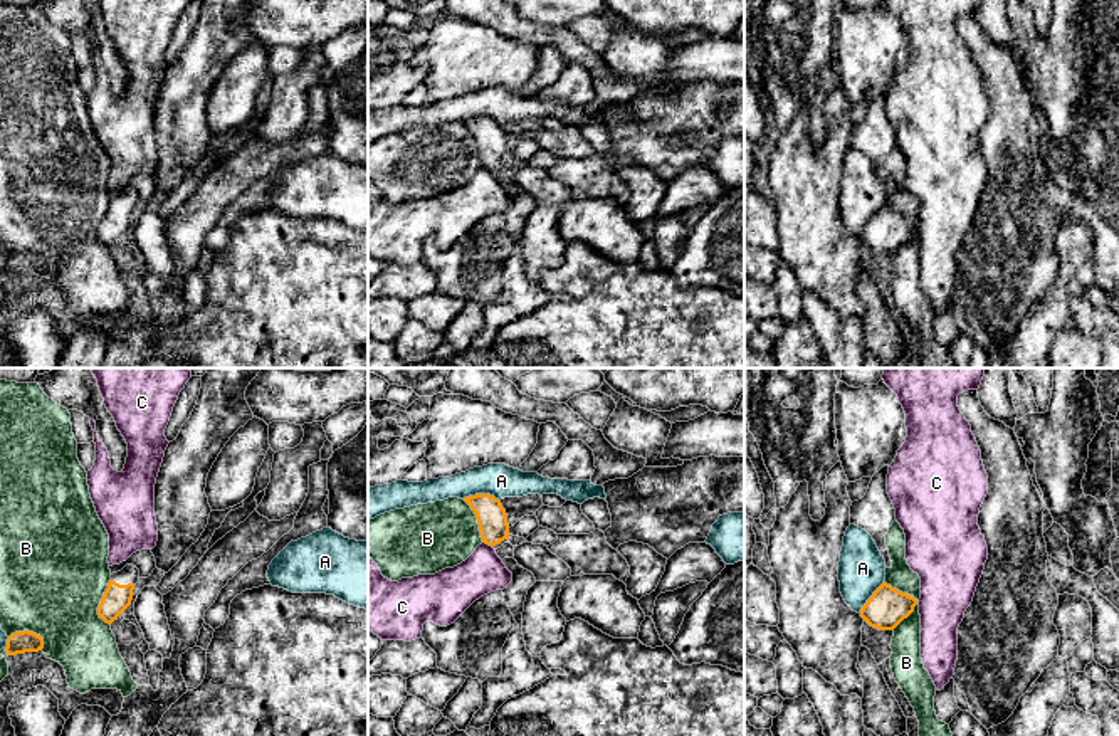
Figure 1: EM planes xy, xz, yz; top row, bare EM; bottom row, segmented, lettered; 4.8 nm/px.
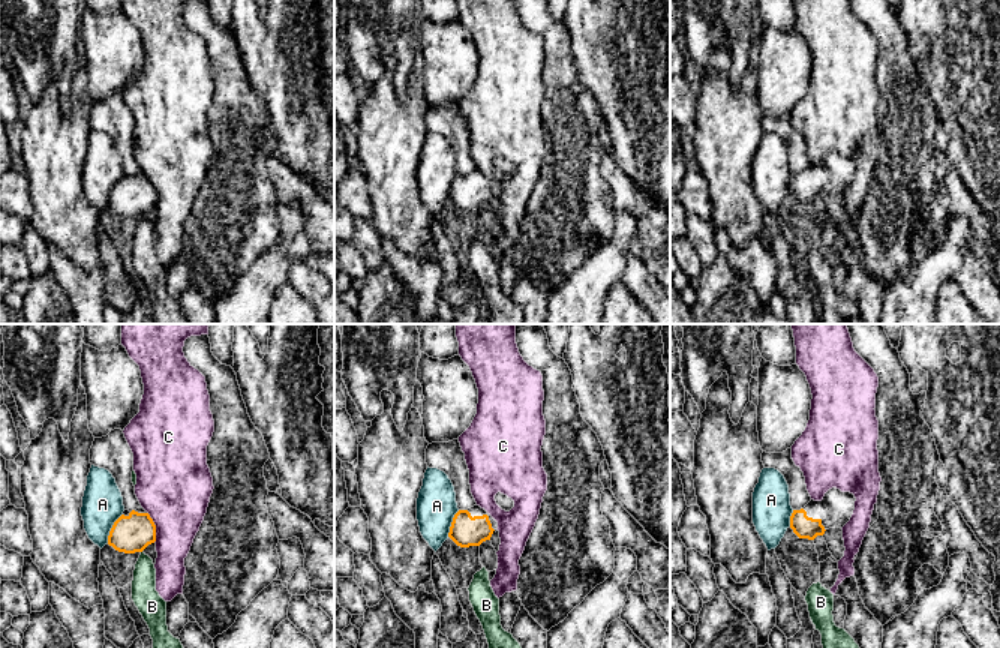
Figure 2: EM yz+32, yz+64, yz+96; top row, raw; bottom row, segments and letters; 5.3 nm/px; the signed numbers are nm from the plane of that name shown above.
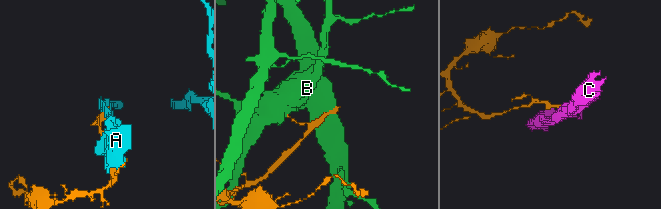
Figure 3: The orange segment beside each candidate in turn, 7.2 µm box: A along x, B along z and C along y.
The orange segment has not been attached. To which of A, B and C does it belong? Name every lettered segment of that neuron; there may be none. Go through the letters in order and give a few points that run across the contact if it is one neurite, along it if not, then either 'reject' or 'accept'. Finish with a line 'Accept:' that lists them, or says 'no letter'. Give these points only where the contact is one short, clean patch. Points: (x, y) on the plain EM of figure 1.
A: reject
B: reject
C: line xz (483, 165), (491, 170); reject
Accept: no letter

